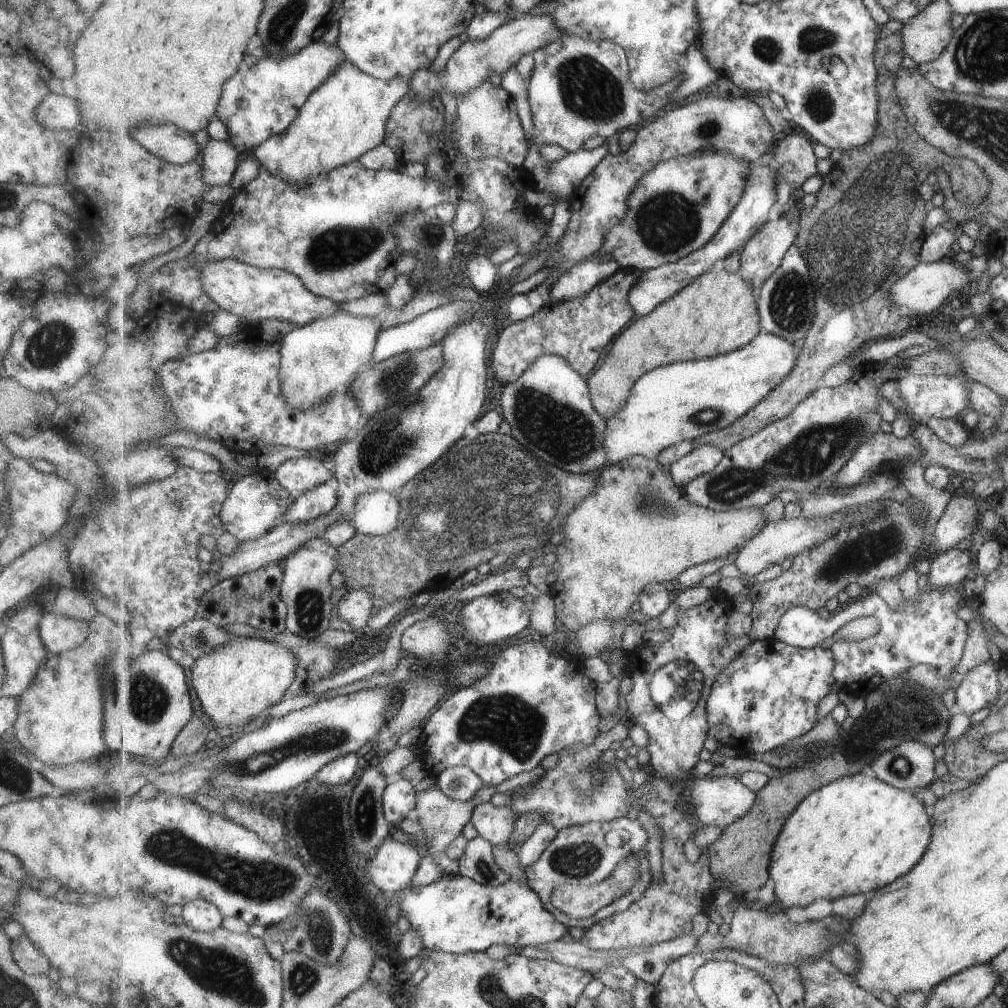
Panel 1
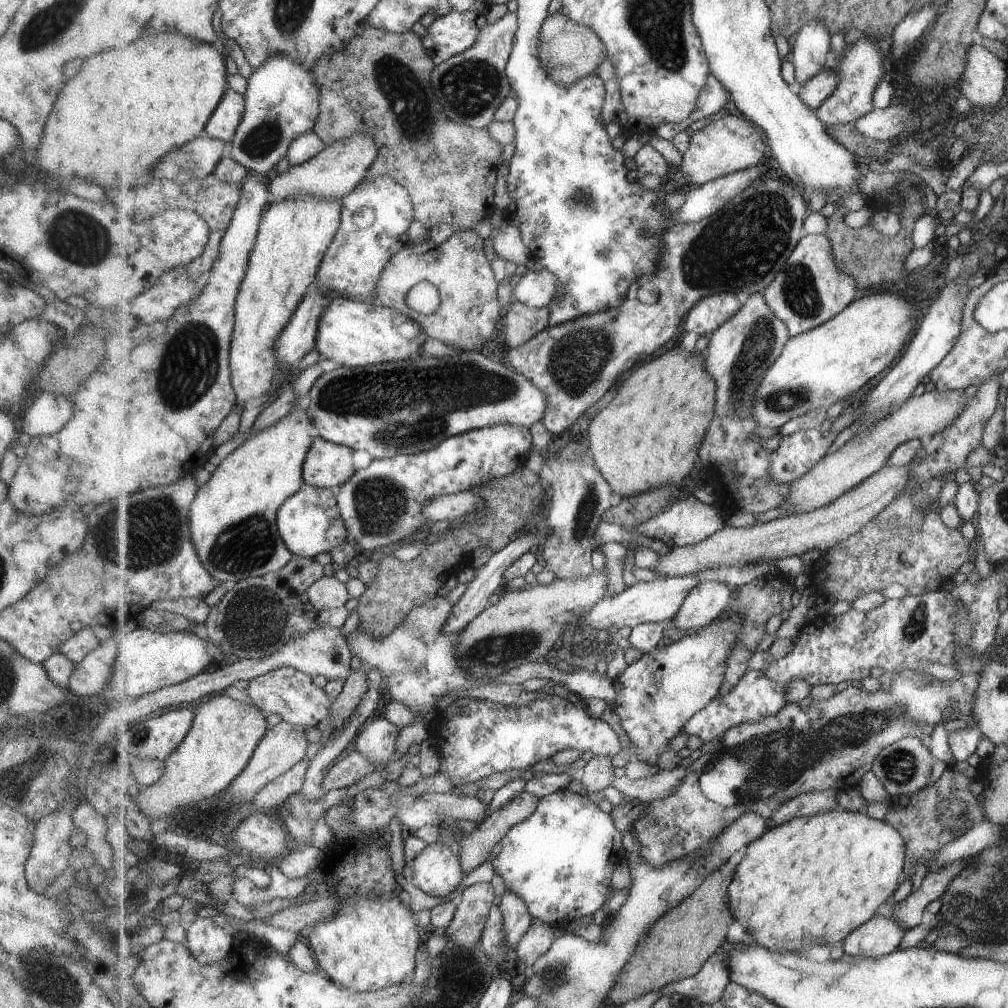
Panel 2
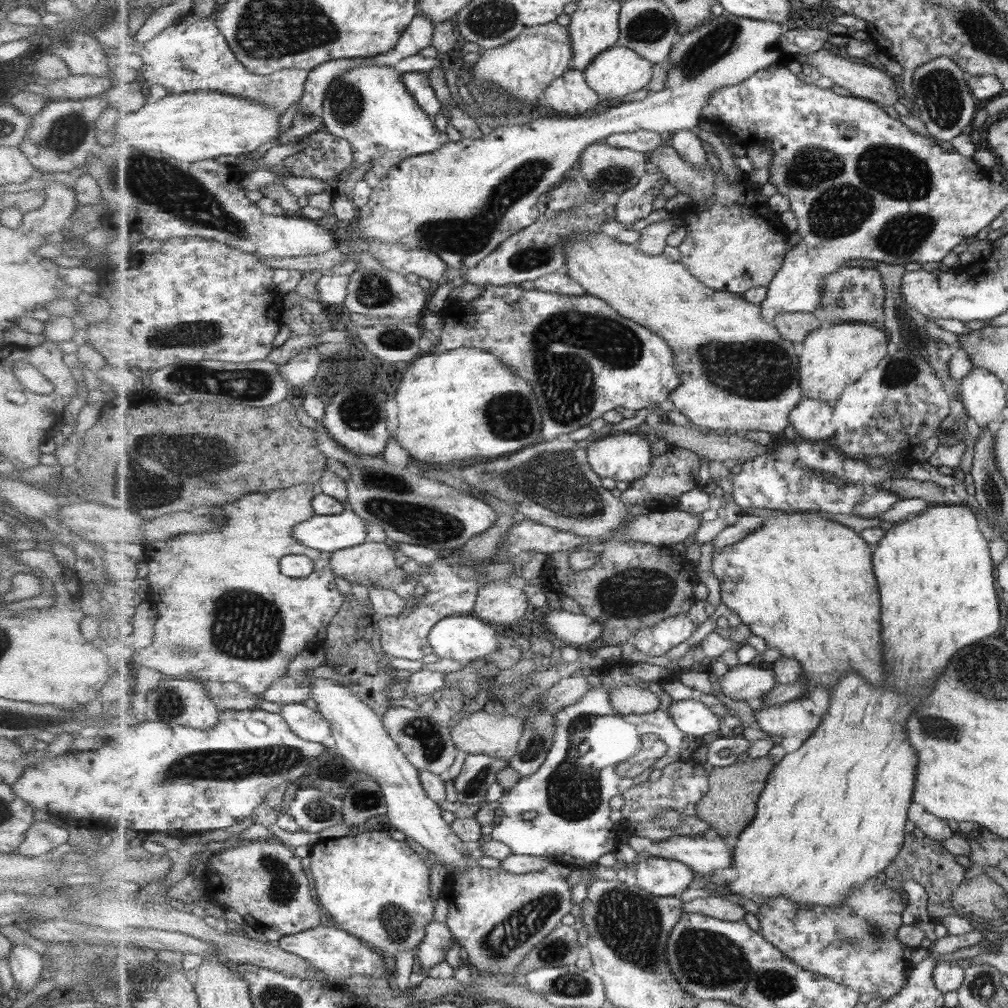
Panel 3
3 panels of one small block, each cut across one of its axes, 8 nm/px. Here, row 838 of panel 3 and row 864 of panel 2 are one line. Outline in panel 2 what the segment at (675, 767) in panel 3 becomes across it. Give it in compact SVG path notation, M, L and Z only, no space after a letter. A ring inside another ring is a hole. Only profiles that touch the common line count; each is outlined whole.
M962 600L956 601L955 612L953 615L956 616L955 637L957 637L958 640L958 648L955 649L955 669L962 674L960 678L955 681L942 681L932 677L931 681L928 683L927 681L921 680L921 673L918 673L917 671L905 670L894 676L894 680L890 685L889 691L881 689L872 694L861 686L854 687L853 684L850 684L846 689L843 689L840 693L837 693L828 699L823 699L822 701L817 702L815 700L811 700L811 698L807 696L797 704L791 703L787 705L775 716L767 717L766 719L760 720L758 723L745 723L730 728L730 730L722 736L722 740L719 740L719 744L717 744L715 748L713 748L708 753L702 754L697 760L693 762L693 764L688 767L688 775L678 788L677 792L674 792L666 799L652 801L650 812L645 816L642 816L637 822L635 822L635 824L633 824L632 832L635 834L635 836L637 836L638 841L642 846L642 855L644 856L644 859L648 860L648 863L651 866L654 866L655 868L661 868L670 866L673 861L685 858L687 855L694 855L697 851L700 852L701 849L704 850L704 853L706 853L708 848L712 847L715 838L720 835L720 832L726 831L726 828L730 827L731 823L734 823L741 815L745 815L746 812L758 812L760 815L766 817L767 821L770 822L772 816L779 810L779 808L783 806L784 802L786 803L788 800L794 799L796 796L802 795L803 793L809 791L826 791L829 789L842 791L855 786L859 783L859 779L862 775L872 770L874 763L880 756L881 752L883 752L884 748L887 748L889 745L892 745L893 743L896 743L898 740L901 740L905 737L929 737L931 732L935 730L935 726L937 726L937 724L943 720L943 712L945 712L945 708L947 708L949 704L955 718L962 718L963 716L969 717L971 714L973 714L974 700L976 699L977 689L979 688L981 680L981 672L979 672L979 670L983 668L983 664L985 664L986 659L989 658L990 654L988 653L982 657L975 657L970 652L970 646L972 645L972 638L975 628L972 624L973 618L971 618L971 611L969 611L968 607L962 603ZM903 706L906 706L906 710L911 712L911 716L901 719L898 718L898 715Z

